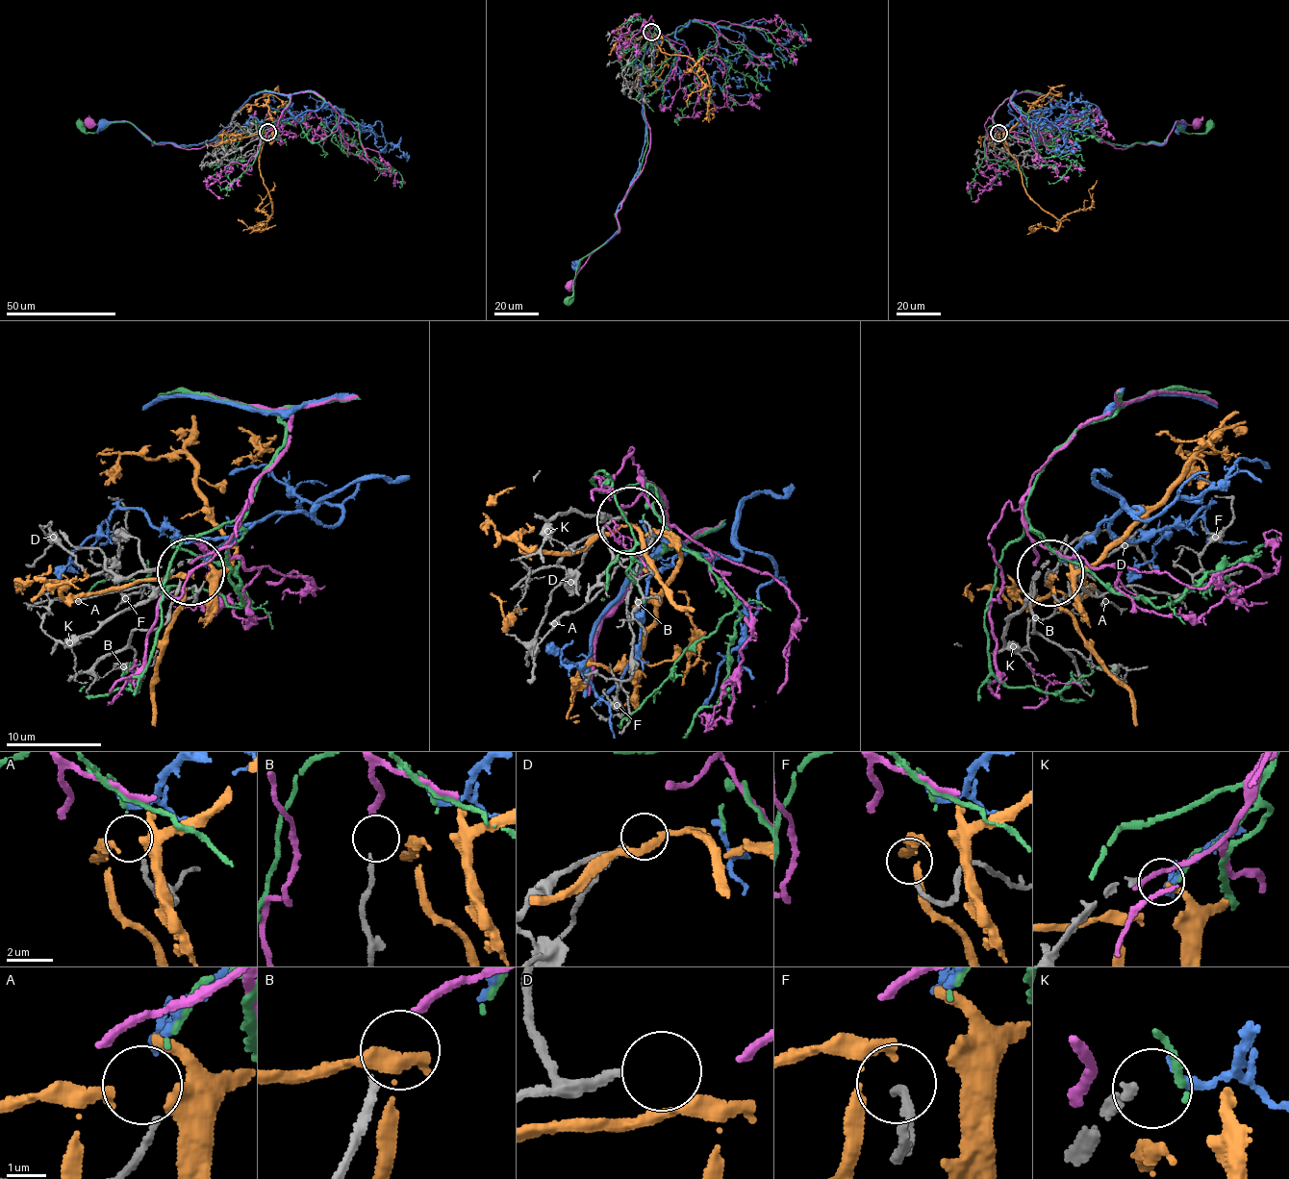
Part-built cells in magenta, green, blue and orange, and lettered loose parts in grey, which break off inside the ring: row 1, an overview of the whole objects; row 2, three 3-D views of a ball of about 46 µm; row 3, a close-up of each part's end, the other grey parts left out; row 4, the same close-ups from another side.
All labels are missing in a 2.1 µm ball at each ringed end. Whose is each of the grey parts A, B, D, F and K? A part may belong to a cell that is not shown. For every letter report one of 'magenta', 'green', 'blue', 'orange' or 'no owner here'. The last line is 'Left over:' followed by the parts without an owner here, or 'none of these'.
A: green
B: magenta
D: no owner here
F: no owner here
K: blue
Left over: D, F

